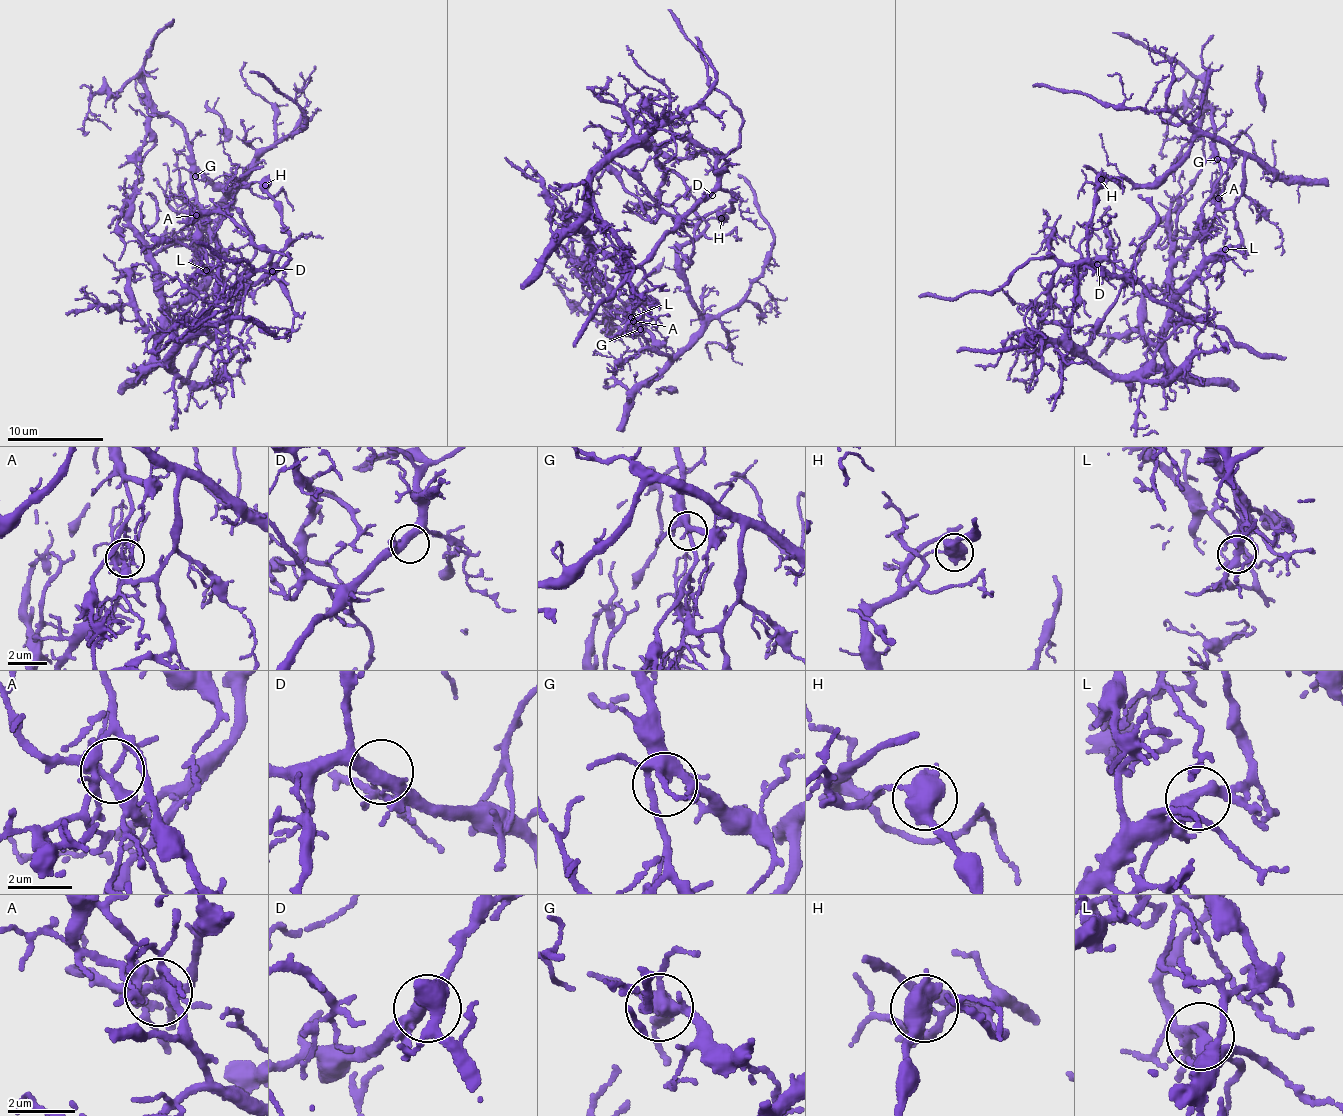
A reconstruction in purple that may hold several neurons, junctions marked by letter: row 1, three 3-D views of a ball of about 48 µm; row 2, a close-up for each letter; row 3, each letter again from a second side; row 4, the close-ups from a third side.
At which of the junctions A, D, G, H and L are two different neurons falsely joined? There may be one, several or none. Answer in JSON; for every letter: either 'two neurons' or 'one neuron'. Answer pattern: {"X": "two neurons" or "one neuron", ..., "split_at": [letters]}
{"A": "two neurons", "D": "one neuron", "G": "one neuron", "H": "two neurons", "L": "two neurons", "split_at": ["A", "H", "L"]}

